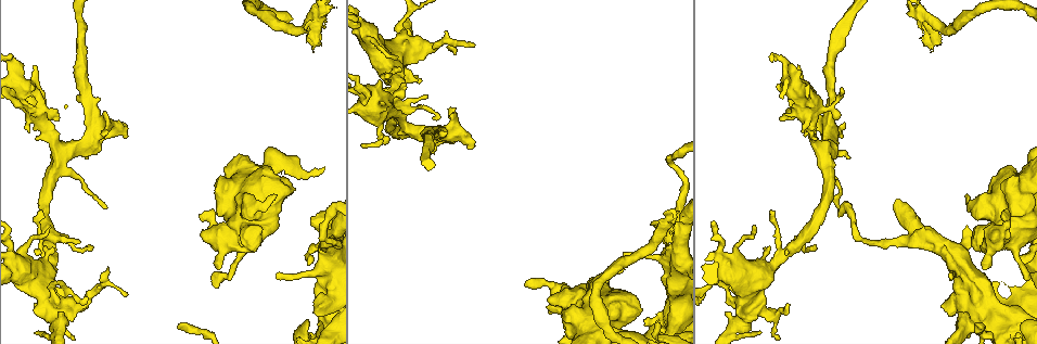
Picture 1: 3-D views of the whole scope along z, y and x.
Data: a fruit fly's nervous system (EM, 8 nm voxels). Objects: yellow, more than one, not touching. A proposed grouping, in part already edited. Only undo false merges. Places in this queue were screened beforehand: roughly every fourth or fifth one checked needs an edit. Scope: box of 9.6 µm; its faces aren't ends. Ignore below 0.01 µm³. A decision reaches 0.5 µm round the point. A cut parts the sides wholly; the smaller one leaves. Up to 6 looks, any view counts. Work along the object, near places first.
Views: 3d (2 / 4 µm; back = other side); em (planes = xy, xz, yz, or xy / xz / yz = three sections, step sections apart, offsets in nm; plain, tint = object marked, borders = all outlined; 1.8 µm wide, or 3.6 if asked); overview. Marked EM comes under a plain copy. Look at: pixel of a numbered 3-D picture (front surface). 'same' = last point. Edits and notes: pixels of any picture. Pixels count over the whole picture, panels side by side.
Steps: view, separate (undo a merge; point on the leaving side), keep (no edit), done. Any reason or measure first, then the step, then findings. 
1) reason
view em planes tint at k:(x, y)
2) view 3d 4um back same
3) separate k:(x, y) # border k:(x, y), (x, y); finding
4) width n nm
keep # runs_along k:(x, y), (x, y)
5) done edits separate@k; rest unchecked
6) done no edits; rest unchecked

a fork
view em xz step 8 borders at 1:(928, 21)

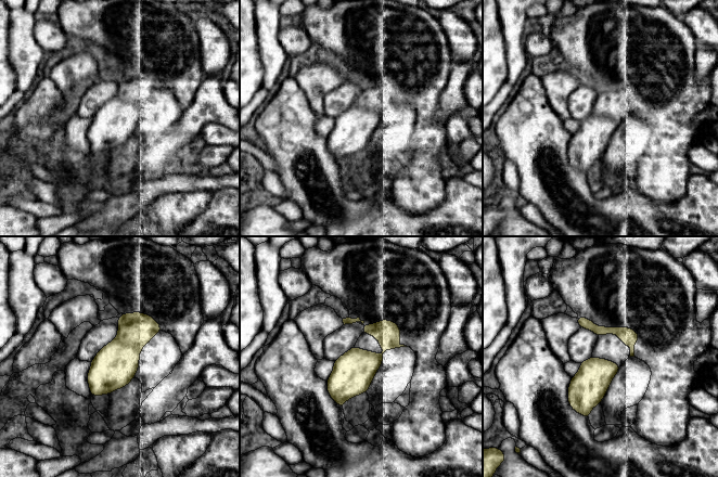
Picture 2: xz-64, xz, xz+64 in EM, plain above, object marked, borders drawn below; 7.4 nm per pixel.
width 240 nm
keep # one neuron here

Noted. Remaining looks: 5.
sudden change in width
view em 3.6um planes tint at 1:(954, 270)

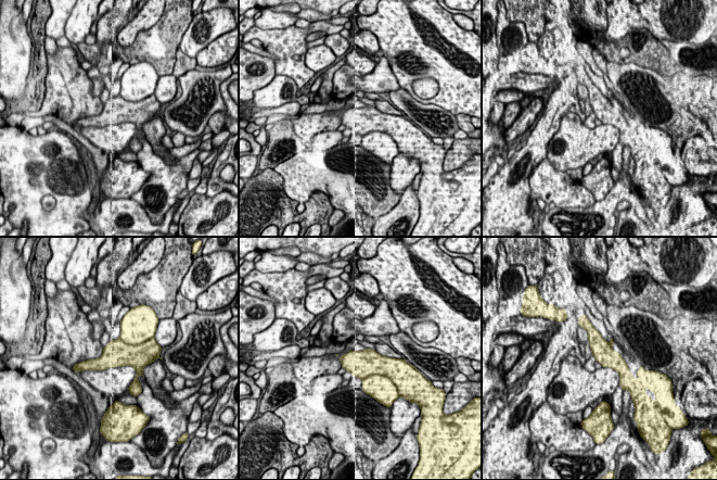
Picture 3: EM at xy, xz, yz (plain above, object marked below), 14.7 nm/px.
separate 3:(135, 329) # two neurons meet here

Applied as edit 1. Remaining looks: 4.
sharp bend
view em 3.6um planes tint at 1:(231, 238)

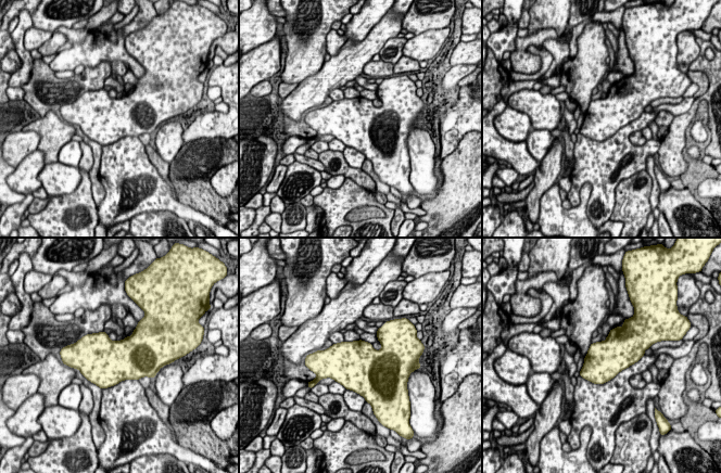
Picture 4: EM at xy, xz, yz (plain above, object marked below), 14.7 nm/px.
keep # all the same neuron

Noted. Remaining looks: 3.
done edits separate@3; rest unchecked

